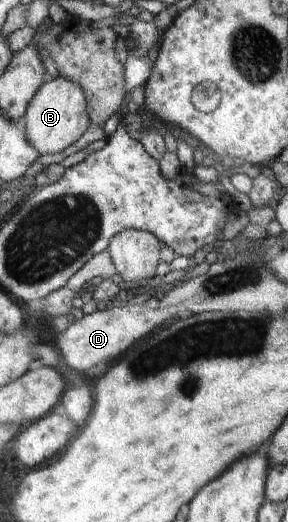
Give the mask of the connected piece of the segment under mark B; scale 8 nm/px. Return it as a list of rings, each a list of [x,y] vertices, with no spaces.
[[[61,76],[47,80],[30,102],[23,120],[29,144],[37,148],[37,152],[43,156],[44,154],[59,154],[65,148],[79,142],[79,138],[91,126],[87,102],[85,90],[77,82],[71,82]]]

